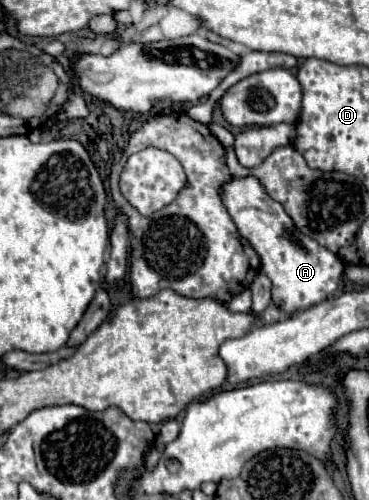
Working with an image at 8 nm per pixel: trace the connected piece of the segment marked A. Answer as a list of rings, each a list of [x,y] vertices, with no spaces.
[[[255,175],[231,177],[231,181],[227,181],[227,185],[221,189],[221,201],[237,225],[239,235],[247,237],[247,241],[251,241],[253,249],[259,253],[261,271],[273,283],[271,295],[279,309],[287,313],[303,311],[335,293],[345,269],[341,259],[329,249],[323,249],[305,233],[299,233],[283,205],[279,205],[279,201],[275,201],[263,189],[263,183]]]

